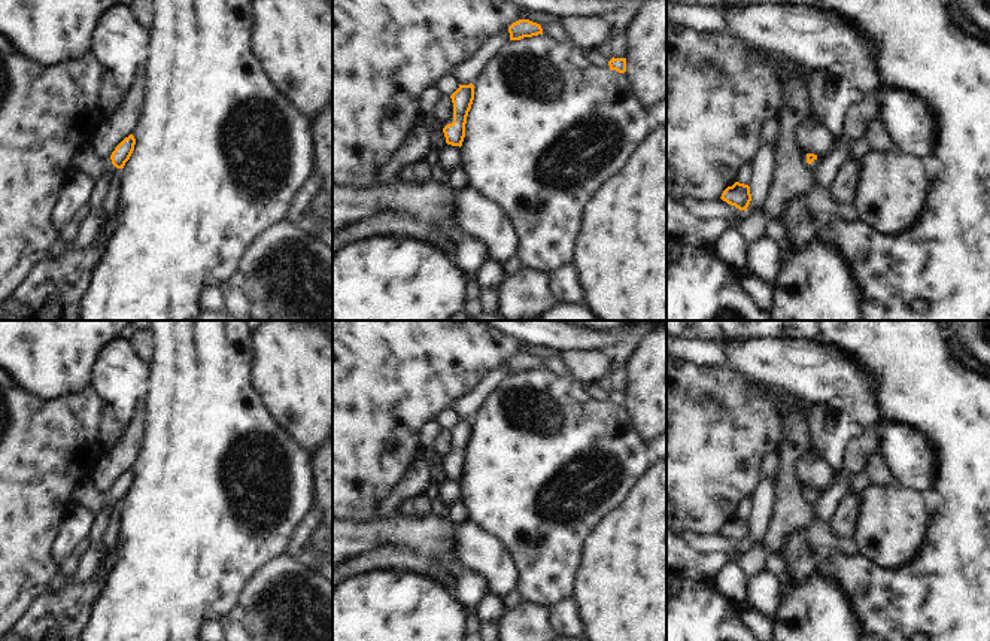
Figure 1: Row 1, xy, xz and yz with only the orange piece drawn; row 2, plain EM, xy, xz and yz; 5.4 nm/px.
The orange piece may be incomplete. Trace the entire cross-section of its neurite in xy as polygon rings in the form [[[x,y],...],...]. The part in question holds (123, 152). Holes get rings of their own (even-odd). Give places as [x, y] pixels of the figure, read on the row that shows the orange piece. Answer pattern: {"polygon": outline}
{"polygon": [[[133,134],[125,137],[115,151],[107,157],[97,157],[91,146],[79,149],[72,161],[75,171],[82,171],[89,174],[94,180],[112,168],[124,168],[125,162],[130,160],[134,151],[136,139]]]}

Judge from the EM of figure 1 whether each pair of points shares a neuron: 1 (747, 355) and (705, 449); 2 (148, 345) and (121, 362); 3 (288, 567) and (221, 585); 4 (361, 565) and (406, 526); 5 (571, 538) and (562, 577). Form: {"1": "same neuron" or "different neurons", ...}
{"1": "different neurons", "2": "different neurons", "3": "different neurons", "4": "different neurons", "5": "same neuron"}

